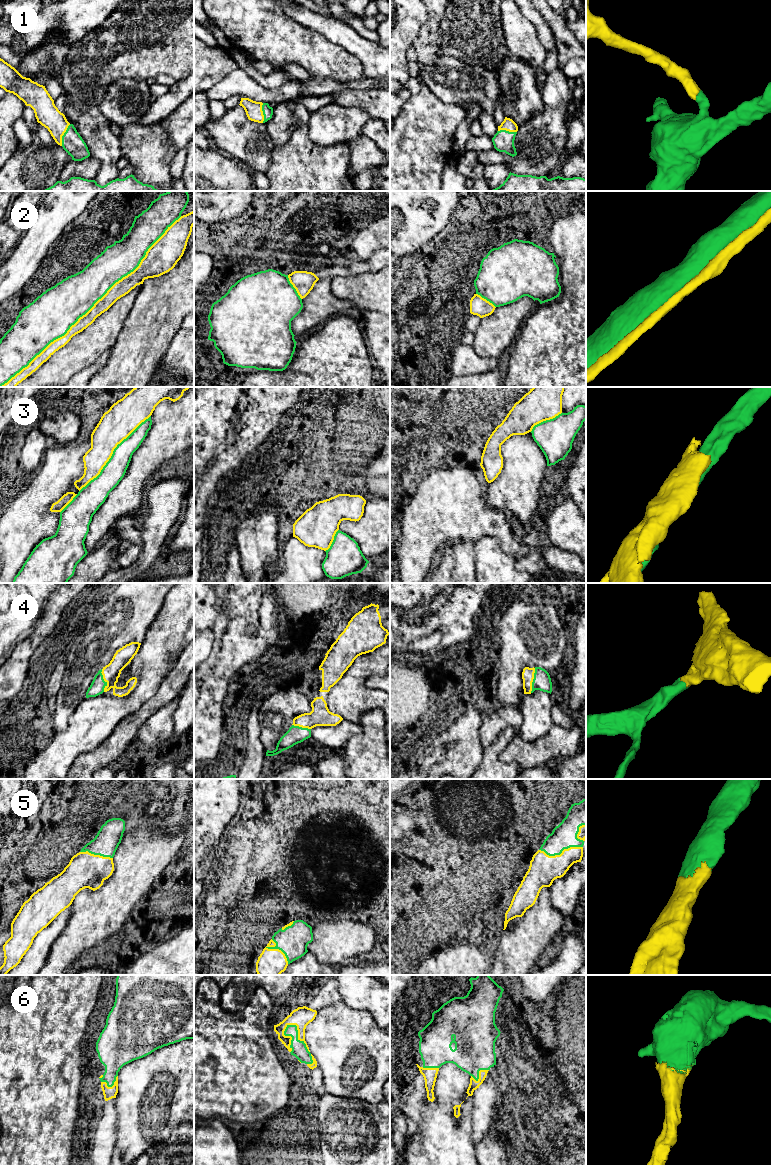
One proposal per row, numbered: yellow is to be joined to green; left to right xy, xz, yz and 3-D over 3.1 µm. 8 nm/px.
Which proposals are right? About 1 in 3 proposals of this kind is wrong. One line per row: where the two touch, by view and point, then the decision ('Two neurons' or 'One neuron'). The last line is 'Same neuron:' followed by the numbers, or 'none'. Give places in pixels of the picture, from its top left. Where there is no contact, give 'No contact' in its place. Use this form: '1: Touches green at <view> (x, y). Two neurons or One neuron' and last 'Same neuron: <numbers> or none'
1: Touches green at xy (63, 135). One neuron
2: Touches green at xy (93, 305). Two neurons
3: Touches green at xy (113, 453). Two neurons
4: Touches green at xy (103, 680). One neuron
5: Touches green at yz (560, 853). One neuron
6: Touches green at xz (297, 1035). One neuron
Same neuron: 1, 4, 5, 6

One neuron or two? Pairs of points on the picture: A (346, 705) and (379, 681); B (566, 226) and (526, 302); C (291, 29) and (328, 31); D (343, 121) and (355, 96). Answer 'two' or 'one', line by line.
A: two
B: two
C: two
D: two

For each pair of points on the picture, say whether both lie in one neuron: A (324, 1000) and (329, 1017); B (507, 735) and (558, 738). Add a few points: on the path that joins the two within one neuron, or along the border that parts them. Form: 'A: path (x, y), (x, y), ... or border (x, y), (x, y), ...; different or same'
A: border (341, 1000), (321, 1007), (317, 1011); different
B: border (516, 731), (511, 741), (500, 754); different

